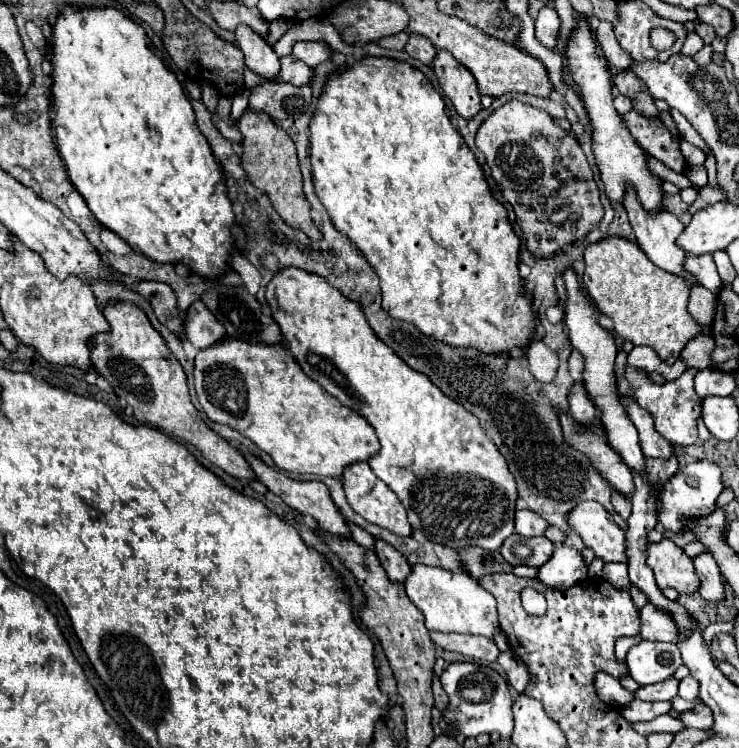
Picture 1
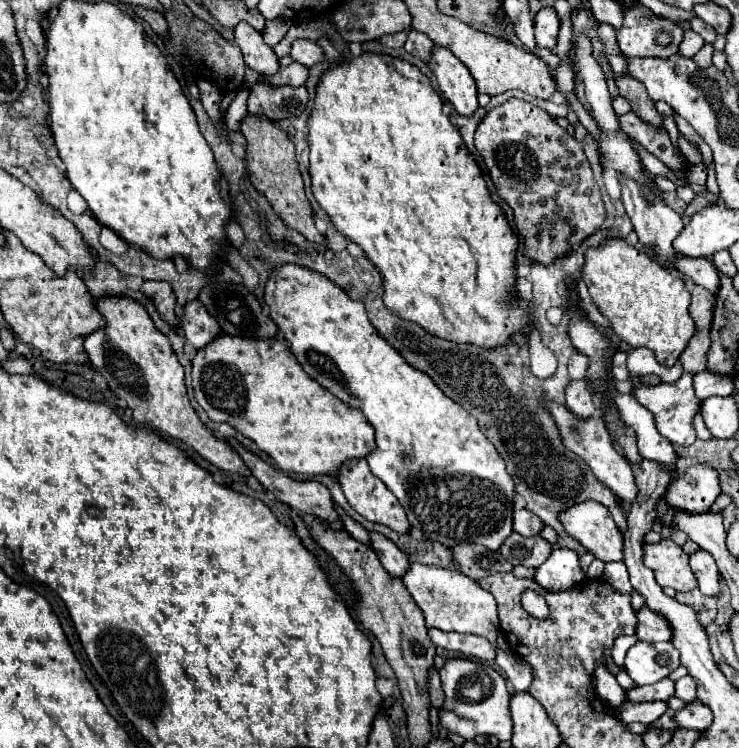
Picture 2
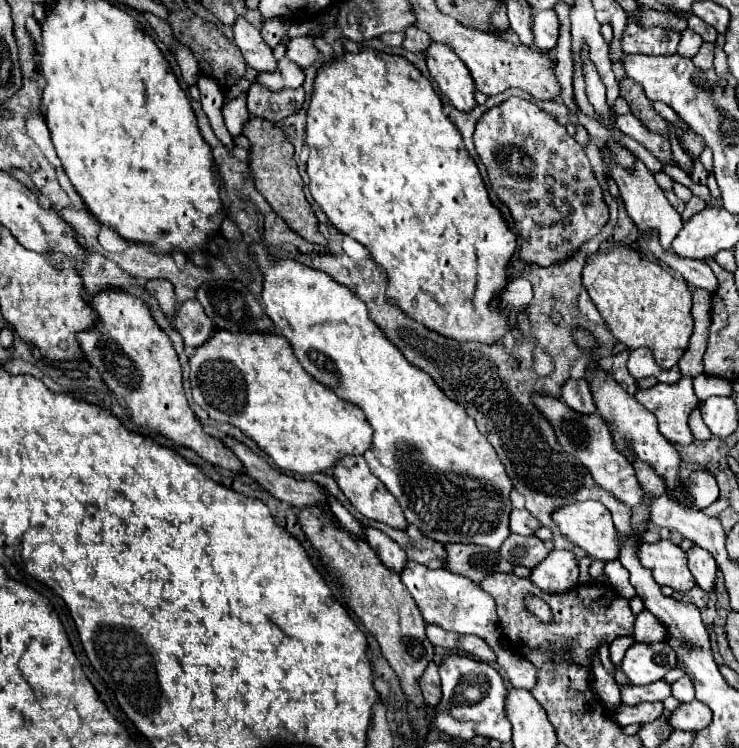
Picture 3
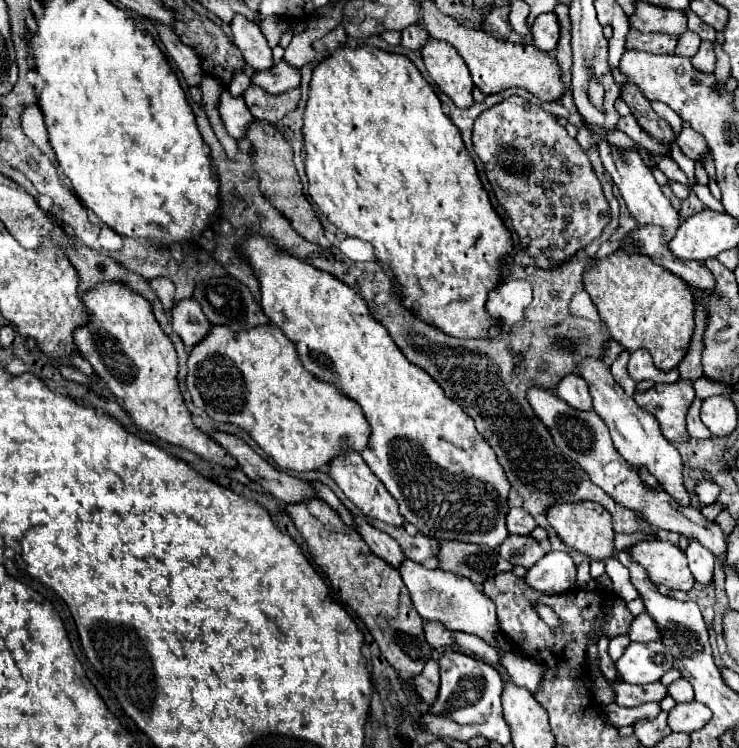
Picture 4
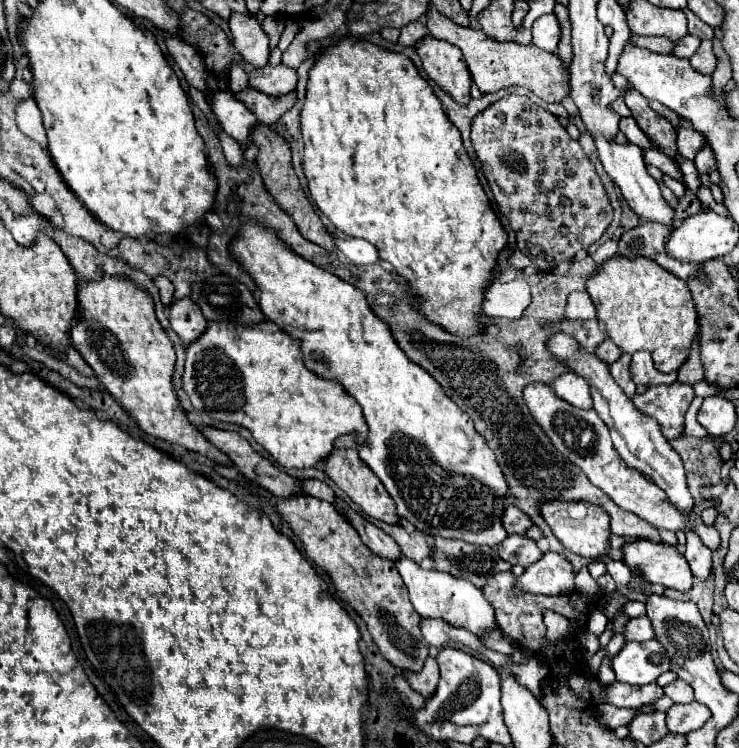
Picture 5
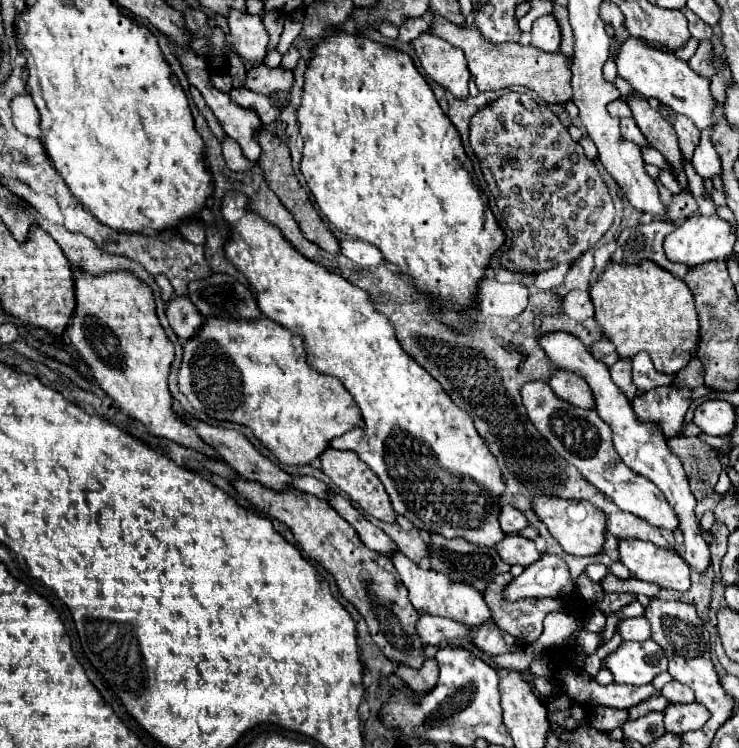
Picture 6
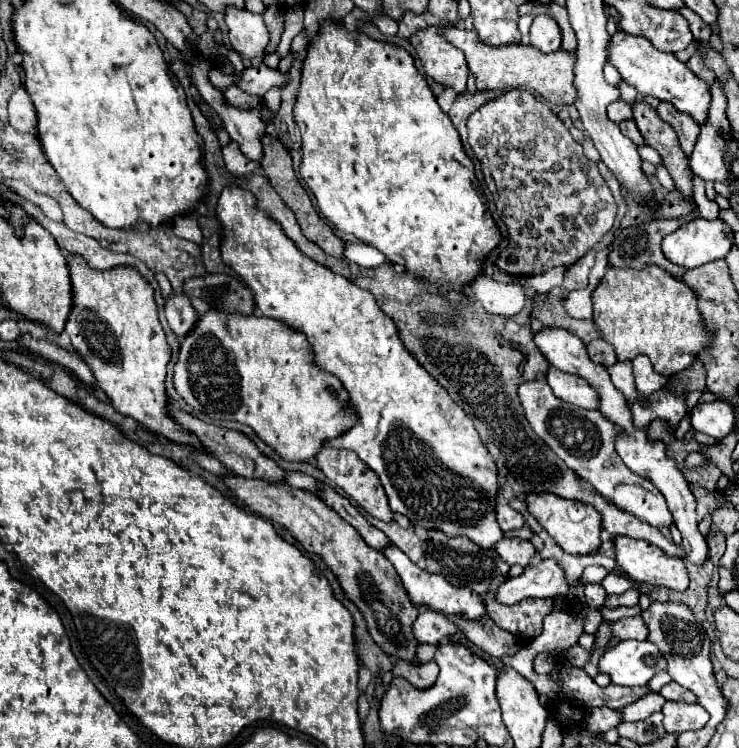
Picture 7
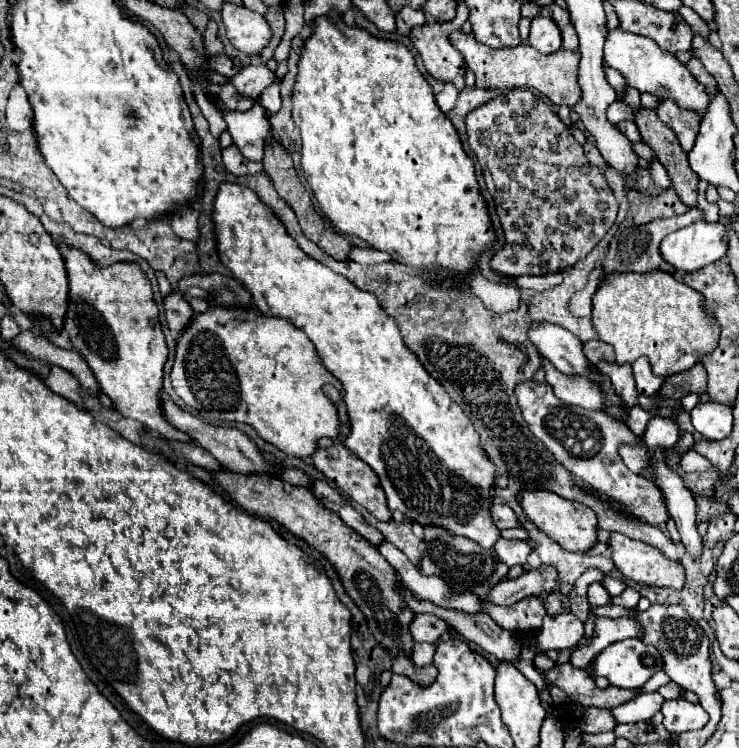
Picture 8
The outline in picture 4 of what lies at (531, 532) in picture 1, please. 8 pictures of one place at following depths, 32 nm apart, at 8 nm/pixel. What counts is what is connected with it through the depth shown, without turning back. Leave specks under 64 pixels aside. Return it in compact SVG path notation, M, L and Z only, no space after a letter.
M510 508L508 514L506 514L506 528L510 534L530 534L532 528L536 528L536 522L534 518L522 510L522 508Z

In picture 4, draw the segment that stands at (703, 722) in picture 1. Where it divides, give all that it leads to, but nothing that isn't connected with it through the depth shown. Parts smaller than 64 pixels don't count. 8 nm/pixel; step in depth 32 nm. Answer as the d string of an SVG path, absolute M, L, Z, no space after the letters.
M688 702L688 704L676 704L668 712L668 726L672 732L694 732L700 730L708 720L712 712L700 704L700 702Z

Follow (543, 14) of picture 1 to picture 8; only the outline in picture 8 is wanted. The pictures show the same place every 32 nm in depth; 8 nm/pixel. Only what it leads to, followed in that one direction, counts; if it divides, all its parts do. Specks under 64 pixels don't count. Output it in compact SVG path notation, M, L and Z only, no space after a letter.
M538 16L530 26L530 46L542 54L552 54L562 48L562 36L550 16Z

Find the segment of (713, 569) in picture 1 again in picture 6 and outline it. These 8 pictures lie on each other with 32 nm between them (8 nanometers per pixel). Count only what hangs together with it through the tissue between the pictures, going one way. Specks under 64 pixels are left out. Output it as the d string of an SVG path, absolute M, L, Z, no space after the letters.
M558 330L558 332L548 332L548 334L540 336L538 342L556 368L574 372L588 382L588 386L592 388L592 392L596 396L596 410L598 410L600 418L612 426L612 432L614 432L612 438L614 438L614 448L616 448L618 456L624 460L624 464L630 470L648 478L650 482L654 482L664 492L668 504L672 504L672 510L676 512L676 518L680 520L680 530L684 534L684 560L692 568L696 568L698 572L704 572L706 566L710 564L710 550L708 550L708 544L704 544L704 538L700 536L698 518L694 514L696 498L692 496L692 492L688 488L688 478L684 474L684 468L682 468L680 460L668 450L668 444L666 444L662 432L658 428L654 428L652 422L642 424L642 422L636 420L636 414L632 410L630 400L610 380L608 368L602 362L596 362L592 358L592 354L588 352L588 348L576 336Z

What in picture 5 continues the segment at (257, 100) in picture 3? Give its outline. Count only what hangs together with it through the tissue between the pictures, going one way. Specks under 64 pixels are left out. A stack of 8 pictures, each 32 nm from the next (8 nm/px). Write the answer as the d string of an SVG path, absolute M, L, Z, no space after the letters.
M246 88L242 92L236 92L234 98L244 102L244 106L252 110L262 124L268 124L268 126L274 124L294 104L294 92L284 96L266 96L254 88Z

